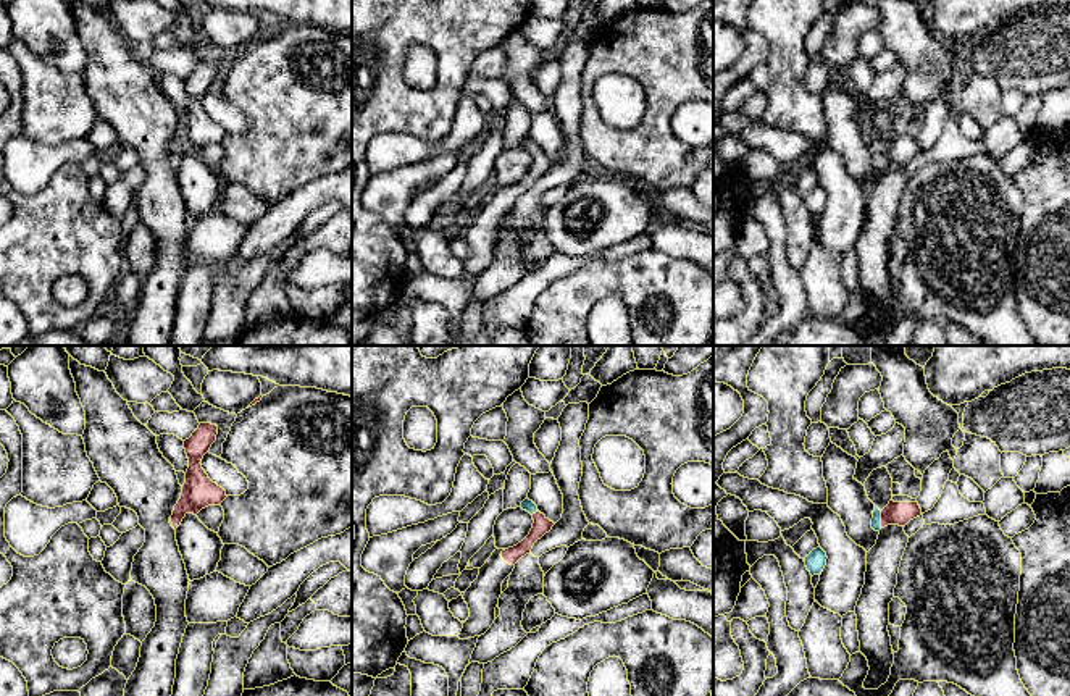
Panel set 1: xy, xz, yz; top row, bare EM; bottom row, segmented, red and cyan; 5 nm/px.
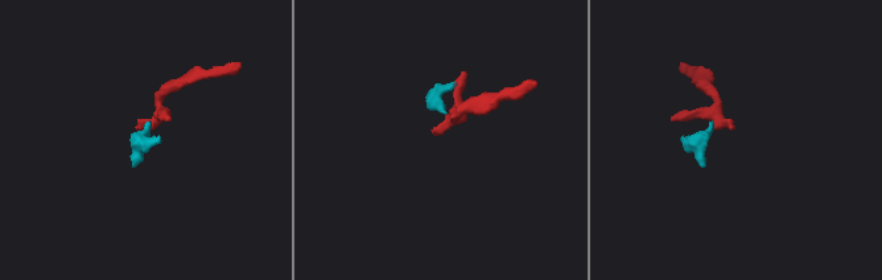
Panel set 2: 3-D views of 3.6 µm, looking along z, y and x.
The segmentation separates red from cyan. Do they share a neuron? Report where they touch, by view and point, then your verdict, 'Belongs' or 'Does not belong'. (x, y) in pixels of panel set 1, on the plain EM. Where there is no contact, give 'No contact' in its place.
Touches red at yz (881, 157). Belongs

